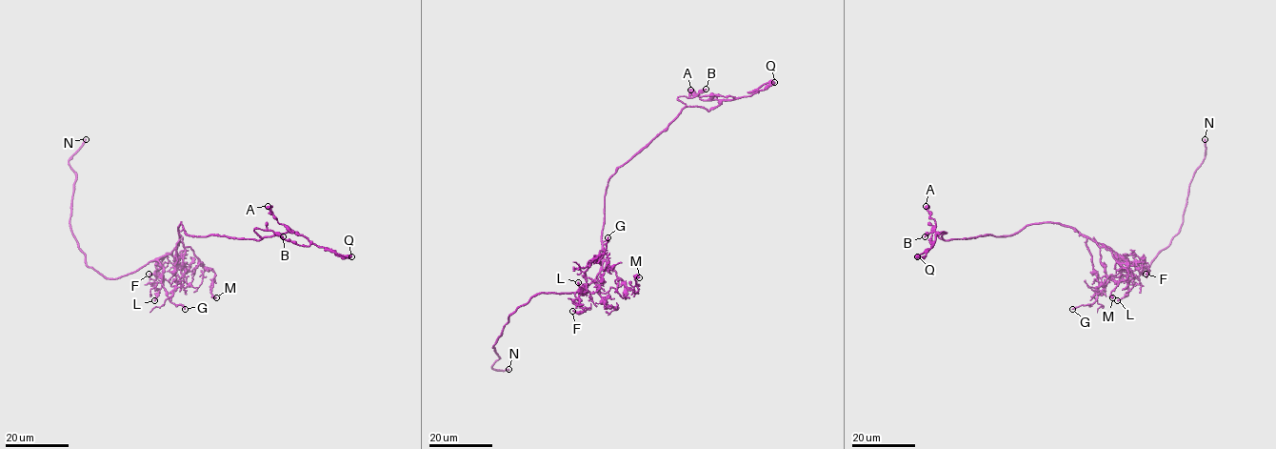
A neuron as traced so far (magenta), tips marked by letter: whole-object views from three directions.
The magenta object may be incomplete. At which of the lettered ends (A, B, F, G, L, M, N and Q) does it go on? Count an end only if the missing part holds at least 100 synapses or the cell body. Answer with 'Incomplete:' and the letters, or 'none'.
Incomplete: N

